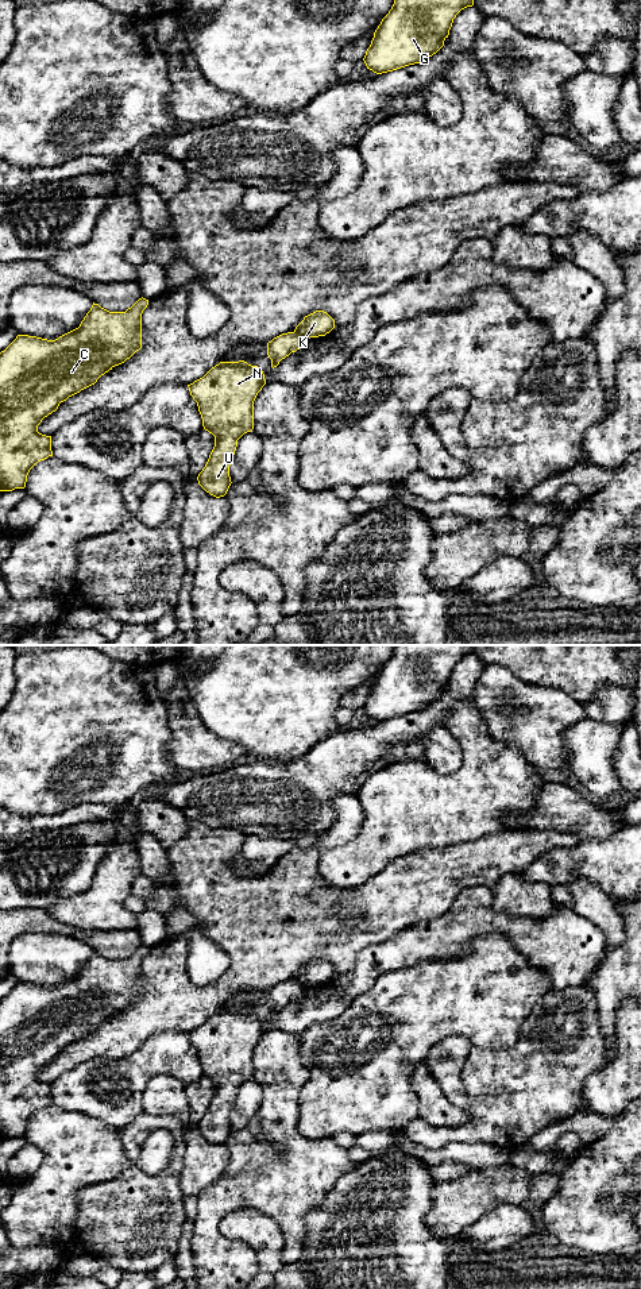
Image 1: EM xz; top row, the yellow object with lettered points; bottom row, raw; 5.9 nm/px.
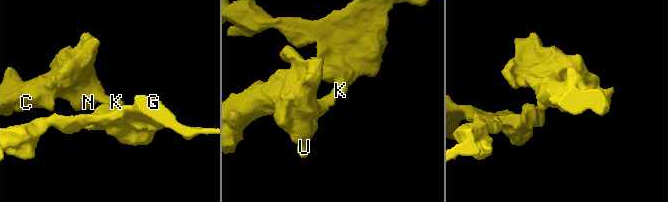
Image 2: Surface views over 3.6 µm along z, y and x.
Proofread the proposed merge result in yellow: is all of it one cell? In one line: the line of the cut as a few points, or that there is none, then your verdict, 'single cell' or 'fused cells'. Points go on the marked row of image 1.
cut xz (294, 331), (304, 338); fused cells

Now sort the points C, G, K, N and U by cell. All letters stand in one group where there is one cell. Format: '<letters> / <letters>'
C N U / G K

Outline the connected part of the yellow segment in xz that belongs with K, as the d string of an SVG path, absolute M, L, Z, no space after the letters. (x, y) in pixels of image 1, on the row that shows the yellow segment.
M316 310L304 317L294 332L305 337L325 336L335 328L335 320L324 310Z

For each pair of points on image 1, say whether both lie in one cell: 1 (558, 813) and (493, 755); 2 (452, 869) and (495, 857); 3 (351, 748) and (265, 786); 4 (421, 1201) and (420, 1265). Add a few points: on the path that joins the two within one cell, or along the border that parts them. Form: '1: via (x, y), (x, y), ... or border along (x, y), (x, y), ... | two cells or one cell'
1: border along (545, 783), (526, 813), (512, 813) | two cells
2: via (463, 865), (485, 861) | one cell
3: via (329, 768), (307, 786), (286, 786) | one cell
4: via (417, 1218), (417, 1249) | one cell

